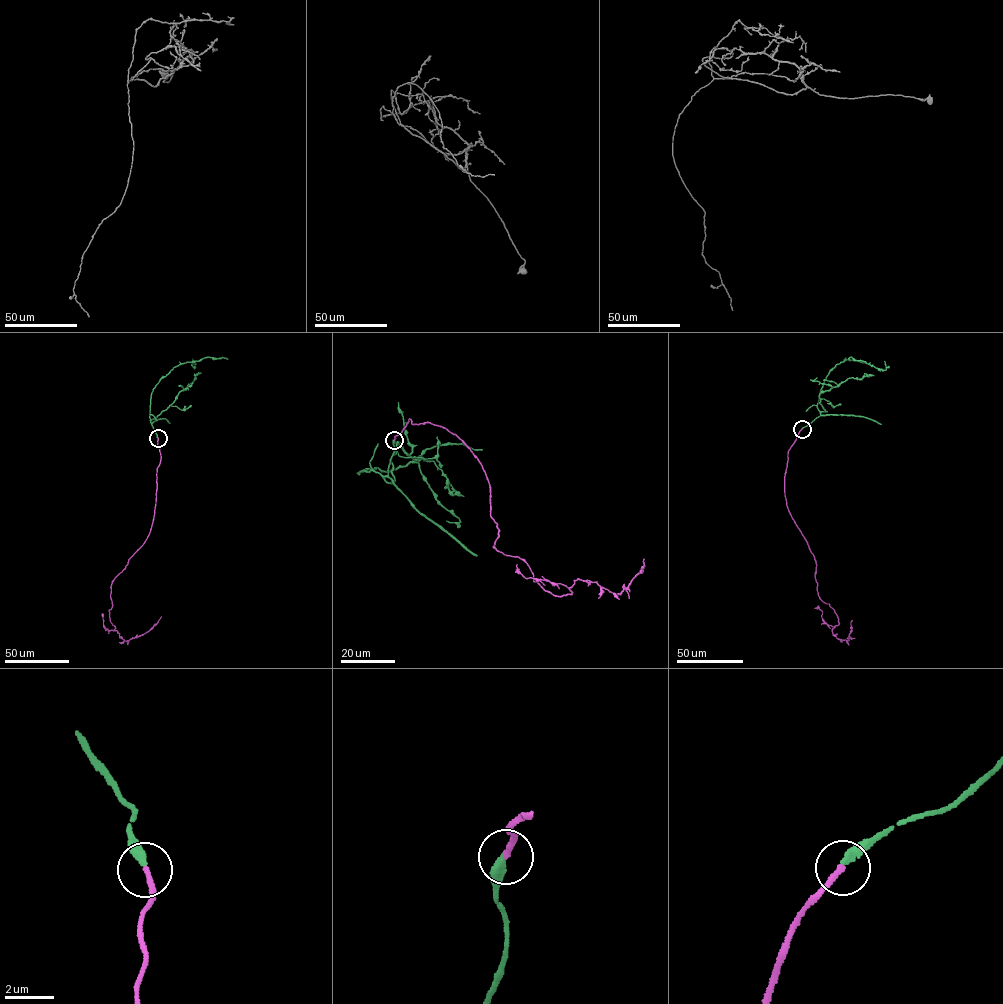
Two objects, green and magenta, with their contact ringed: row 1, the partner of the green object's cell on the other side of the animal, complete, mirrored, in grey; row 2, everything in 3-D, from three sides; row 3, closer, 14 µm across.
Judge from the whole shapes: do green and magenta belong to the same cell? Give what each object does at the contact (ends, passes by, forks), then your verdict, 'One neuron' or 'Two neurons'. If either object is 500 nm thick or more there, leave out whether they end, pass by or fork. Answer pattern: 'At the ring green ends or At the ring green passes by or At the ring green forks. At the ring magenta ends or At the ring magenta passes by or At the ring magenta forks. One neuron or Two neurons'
At the ring green ends. At the ring magenta ends. One neuron

